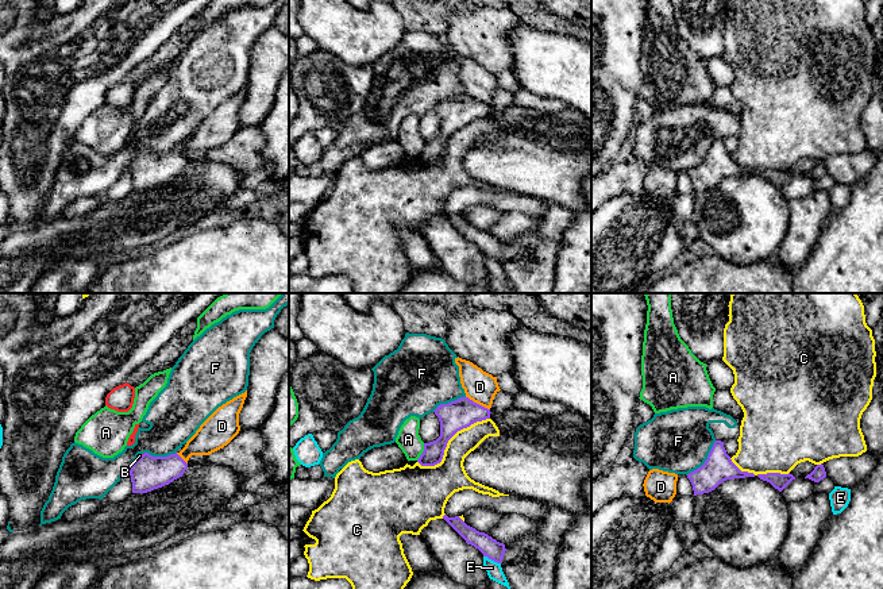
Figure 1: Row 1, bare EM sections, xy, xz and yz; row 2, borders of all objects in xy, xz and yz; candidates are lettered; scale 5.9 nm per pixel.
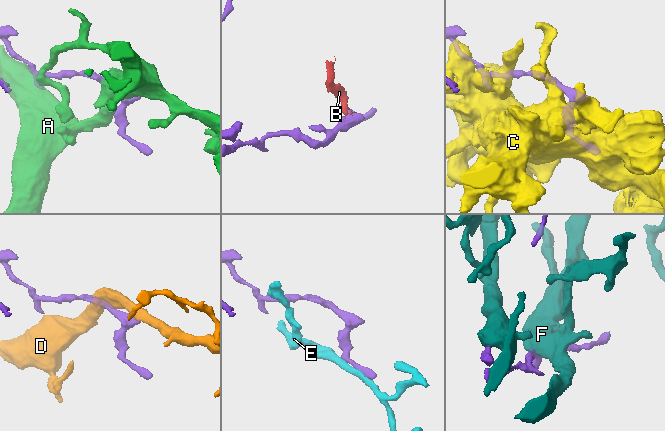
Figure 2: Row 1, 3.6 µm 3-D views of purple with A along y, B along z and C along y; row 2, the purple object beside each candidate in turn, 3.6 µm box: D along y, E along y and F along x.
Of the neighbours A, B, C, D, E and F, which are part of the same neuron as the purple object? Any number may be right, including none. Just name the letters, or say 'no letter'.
B

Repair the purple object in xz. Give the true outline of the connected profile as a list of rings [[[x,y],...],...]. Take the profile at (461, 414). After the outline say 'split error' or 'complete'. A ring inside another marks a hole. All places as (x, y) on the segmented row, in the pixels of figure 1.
[[[460,397],[448,404],[440,404],[433,411],[440,421],[440,436],[424,443],[424,451],[417,459],[421,466],[435,466],[442,462],[448,440],[460,430],[477,421],[490,419],[490,409],[474,403],[469,397]]] | complete

